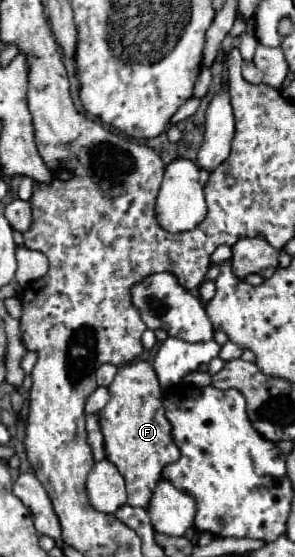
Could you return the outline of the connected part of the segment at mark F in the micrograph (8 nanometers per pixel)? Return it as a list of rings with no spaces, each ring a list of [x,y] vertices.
[[[134,361],[118,367],[118,373],[108,391],[108,405],[96,413],[104,435],[106,459],[114,463],[120,475],[126,479],[128,505],[148,507],[154,485],[162,479],[162,469],[180,457],[180,449],[174,445],[172,425],[166,419],[162,391],[152,363]]]

